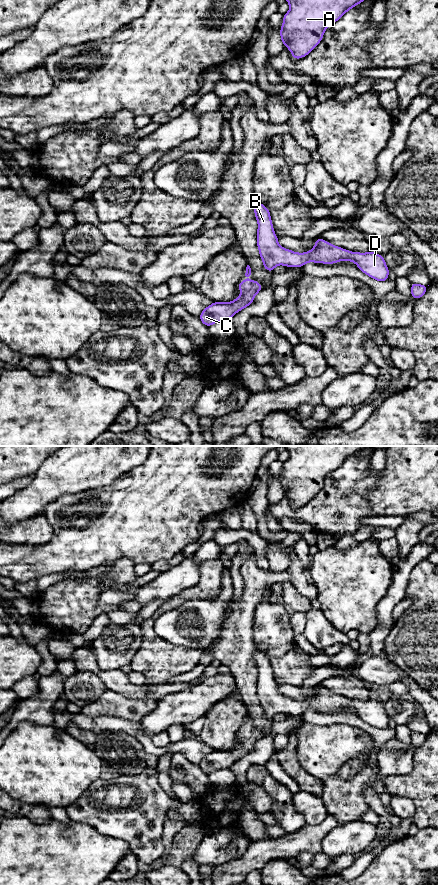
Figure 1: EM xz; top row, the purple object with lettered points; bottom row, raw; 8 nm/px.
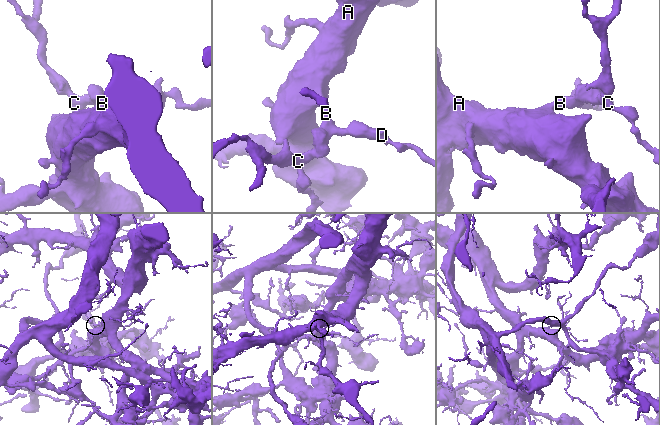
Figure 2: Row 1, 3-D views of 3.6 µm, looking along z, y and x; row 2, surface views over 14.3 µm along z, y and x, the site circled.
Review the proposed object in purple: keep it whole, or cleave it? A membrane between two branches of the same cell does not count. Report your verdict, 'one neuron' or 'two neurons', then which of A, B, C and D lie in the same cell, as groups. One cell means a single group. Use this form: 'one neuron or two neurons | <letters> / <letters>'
one neuron | A B C D

